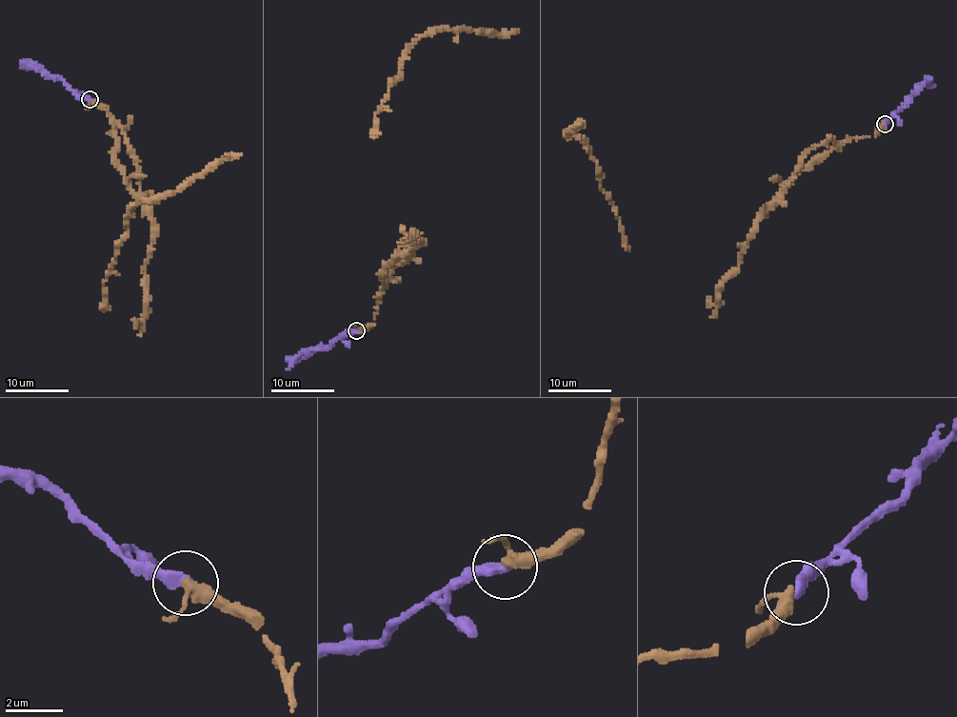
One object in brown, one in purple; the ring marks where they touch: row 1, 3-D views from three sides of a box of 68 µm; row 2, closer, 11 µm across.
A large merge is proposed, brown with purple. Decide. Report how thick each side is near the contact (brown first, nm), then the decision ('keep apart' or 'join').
340 nm thick on the brown side, 420 nm on the other; join

